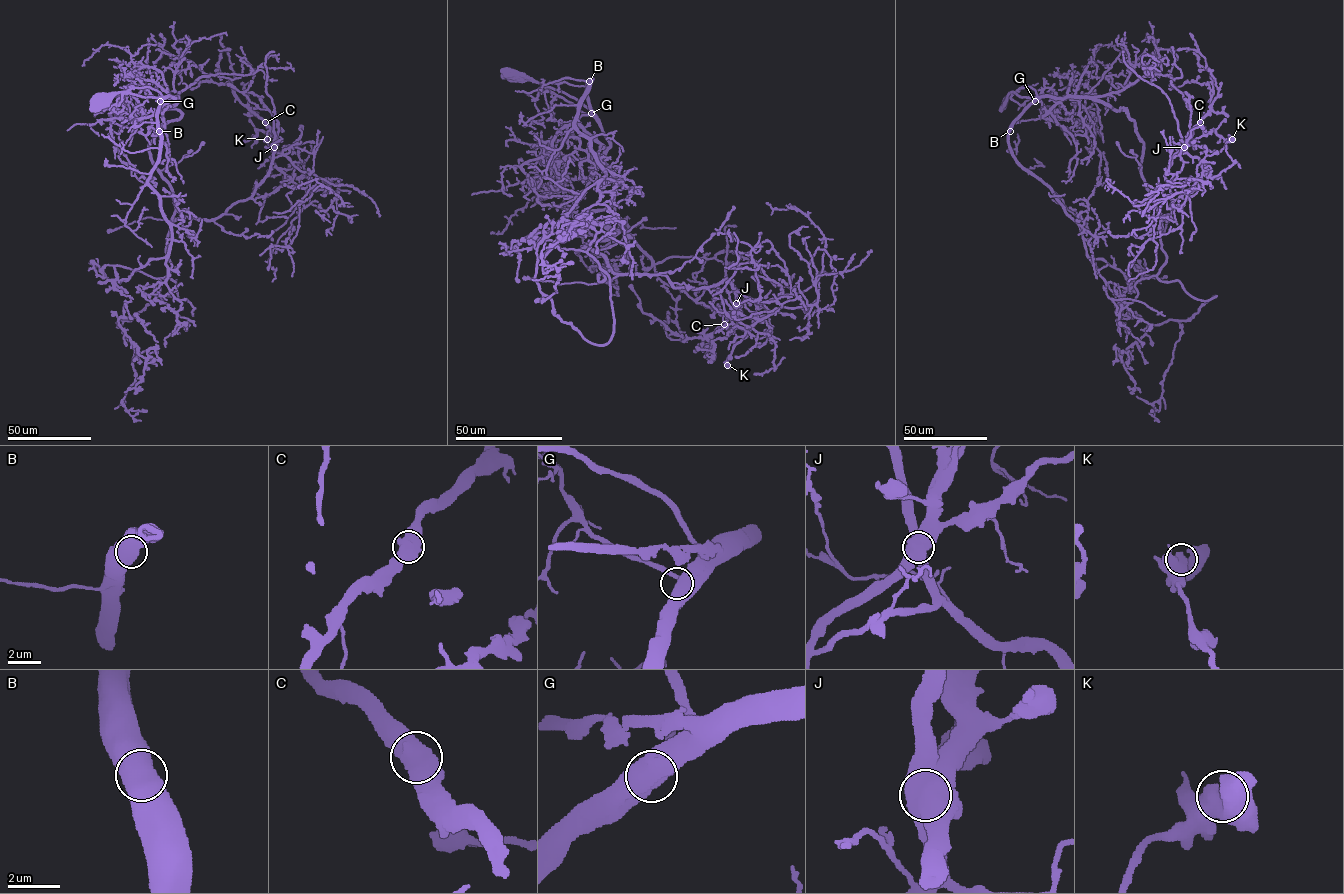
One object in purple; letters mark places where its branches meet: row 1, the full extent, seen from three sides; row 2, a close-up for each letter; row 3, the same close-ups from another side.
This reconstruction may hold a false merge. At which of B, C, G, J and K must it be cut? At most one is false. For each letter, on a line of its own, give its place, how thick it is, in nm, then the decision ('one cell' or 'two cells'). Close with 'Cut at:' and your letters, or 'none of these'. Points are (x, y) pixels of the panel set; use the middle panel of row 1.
B: at (589, 81); 800 nm thick; one cell
C: at (724, 324); 750 nm thick; one cell
G: at (591, 113); 600 nm thick; one cell
J: at (736, 303); 850 nm thick; two cells
K: at (727, 365); 700 nm thick; one cell
Cut at: J

